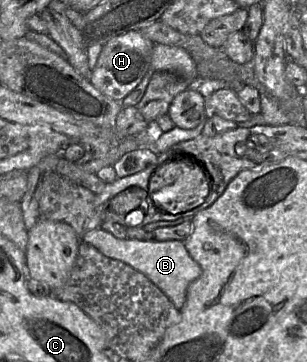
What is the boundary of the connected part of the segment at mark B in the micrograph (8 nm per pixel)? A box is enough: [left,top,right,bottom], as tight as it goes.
[81,228,202,310]

